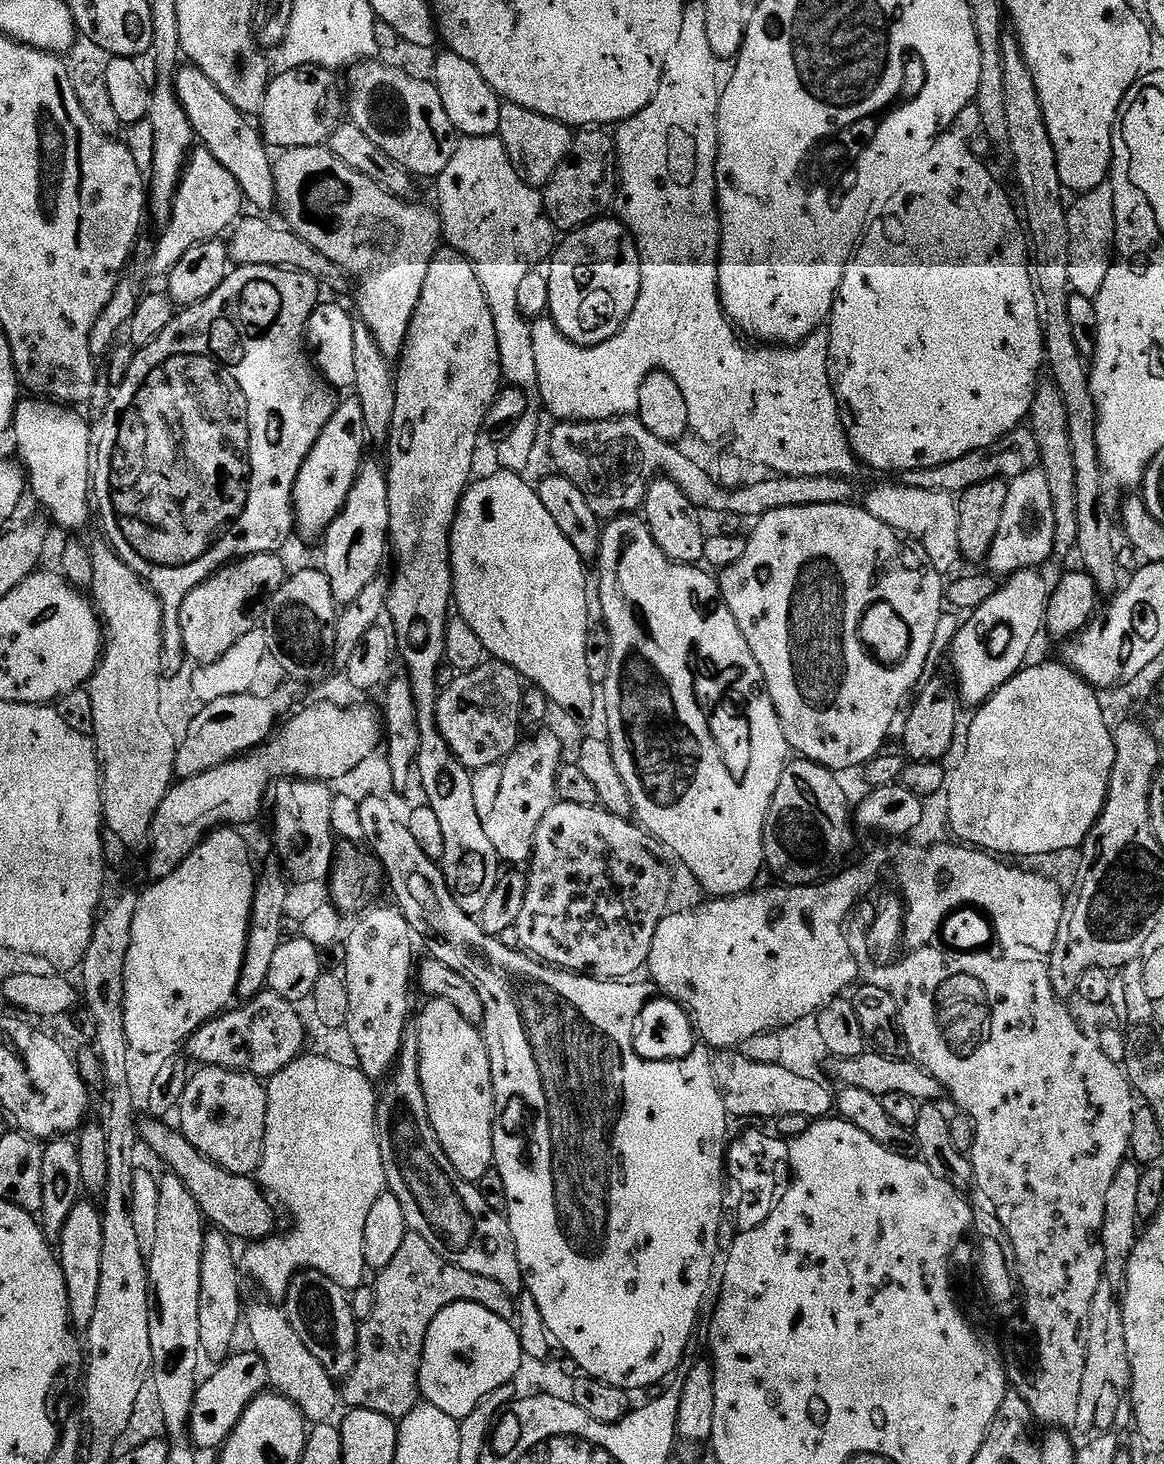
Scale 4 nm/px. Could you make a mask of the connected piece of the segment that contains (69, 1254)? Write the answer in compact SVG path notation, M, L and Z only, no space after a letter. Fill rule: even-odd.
M88 1198L70 1210L70 1218L66 1218L66 1226L62 1226L58 1237L58 1259L60 1272L66 1278L66 1294L68 1295L68 1314L77 1329L87 1330L94 1318L94 1310L98 1307L98 1282L102 1282L102 1222L101 1209L92 1204Z

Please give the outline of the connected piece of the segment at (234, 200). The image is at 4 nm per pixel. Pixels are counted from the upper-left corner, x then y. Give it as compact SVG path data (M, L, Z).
M203 146L197 147L188 157L172 208L172 218L163 225L161 232L164 233L152 252L153 266L161 274L167 274L179 262L182 254L186 254L186 250L205 244L207 240L223 237L223 232L227 233L241 219L240 207L245 207L245 204L244 192L234 180L234 174L230 174L230 170L226 170L226 166L222 166L214 154L210 154Z

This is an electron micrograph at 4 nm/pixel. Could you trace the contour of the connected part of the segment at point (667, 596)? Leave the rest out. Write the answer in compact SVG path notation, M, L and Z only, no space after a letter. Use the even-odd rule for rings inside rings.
M620 514L615 520L609 520L603 525L600 533L599 564L600 604L604 607L603 619L606 621L608 636L612 640L610 674L606 674L606 682L602 689L602 708L604 704L604 712L608 715L606 739L612 746L614 766L618 766L622 782L626 782L626 790L630 790L635 819L645 832L660 841L665 849L670 850L673 857L676 855L675 859L679 863L688 867L690 874L694 874L694 878L704 887L709 897L727 898L741 895L755 885L752 883L759 878L760 868L762 872L765 867L764 822L768 819L770 802L778 790L778 782L782 778L784 767L790 763L790 749L776 707L772 704L768 689L764 687L762 670L750 646L746 646L746 638L742 638L742 630L738 630L734 614L730 614L726 606L717 577L703 567L679 564L666 558L666 554L662 554L658 542L654 542L647 524L639 515Z

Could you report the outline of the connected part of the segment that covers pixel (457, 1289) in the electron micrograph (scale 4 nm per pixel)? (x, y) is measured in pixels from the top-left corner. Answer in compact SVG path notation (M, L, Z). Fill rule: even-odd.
M409 1230L406 1238L402 1238L402 1247L394 1254L394 1259L391 1260L390 1266L379 1269L376 1282L374 1281L374 1289L376 1292L376 1301L374 1302L373 1313L368 1318L363 1320L359 1325L360 1337L358 1338L358 1350L356 1351L356 1365L354 1370L349 1374L347 1380L342 1384L342 1400L349 1409L361 1408L362 1410L374 1410L378 1414L386 1414L390 1419L397 1422L404 1419L406 1414L410 1414L416 1408L416 1405L421 1403L422 1397L420 1394L420 1367L422 1366L422 1354L424 1353L424 1343L426 1342L426 1334L430 1322L434 1322L434 1318L438 1318L438 1314L446 1306L457 1304L458 1302L474 1302L475 1304L484 1304L486 1310L490 1310L490 1314L498 1314L498 1318L503 1320L516 1320L516 1300L506 1290L502 1290L502 1286L498 1286L498 1282L494 1278L485 1276L483 1271L473 1270L471 1268L463 1268L456 1266L447 1261L442 1254L435 1252L434 1248L430 1246L422 1235Z

